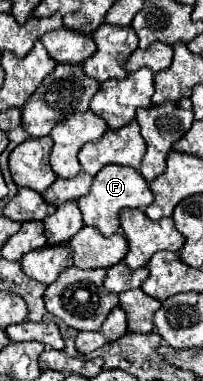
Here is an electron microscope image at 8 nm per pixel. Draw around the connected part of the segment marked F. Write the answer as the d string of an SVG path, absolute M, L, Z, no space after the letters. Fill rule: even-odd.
M106 165L98 171L98 175L92 181L92 187L88 195L78 199L78 207L84 217L84 225L96 227L102 235L112 235L120 227L120 211L126 207L148 207L152 203L154 195L146 183L146 179L132 167L122 165Z

